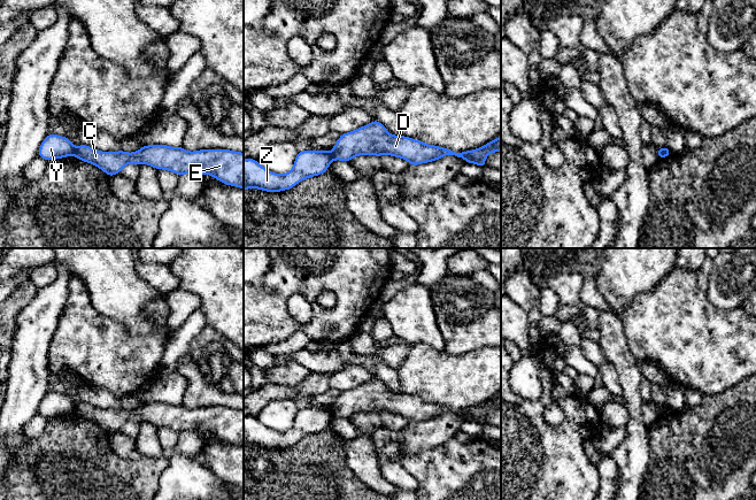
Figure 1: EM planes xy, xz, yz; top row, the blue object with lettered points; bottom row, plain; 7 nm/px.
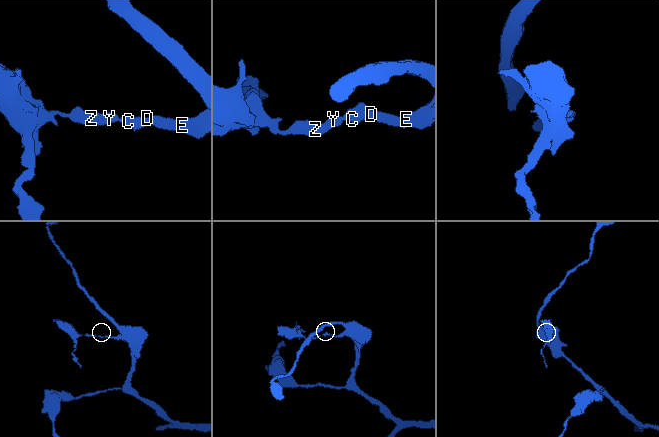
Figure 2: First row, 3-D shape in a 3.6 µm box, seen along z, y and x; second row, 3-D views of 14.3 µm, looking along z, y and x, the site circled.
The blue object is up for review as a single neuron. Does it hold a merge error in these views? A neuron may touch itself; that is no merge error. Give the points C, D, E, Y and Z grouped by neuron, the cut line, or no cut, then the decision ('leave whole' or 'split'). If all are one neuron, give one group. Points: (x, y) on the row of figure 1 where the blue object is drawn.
C D E / Y Z | xy (76, 147), (74, 153) | split

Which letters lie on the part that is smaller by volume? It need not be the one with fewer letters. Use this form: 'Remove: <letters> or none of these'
Remove: Y, Z

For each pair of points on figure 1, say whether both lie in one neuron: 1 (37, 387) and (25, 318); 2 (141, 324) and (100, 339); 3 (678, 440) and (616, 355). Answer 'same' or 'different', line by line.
1: same
2: different
3: different

